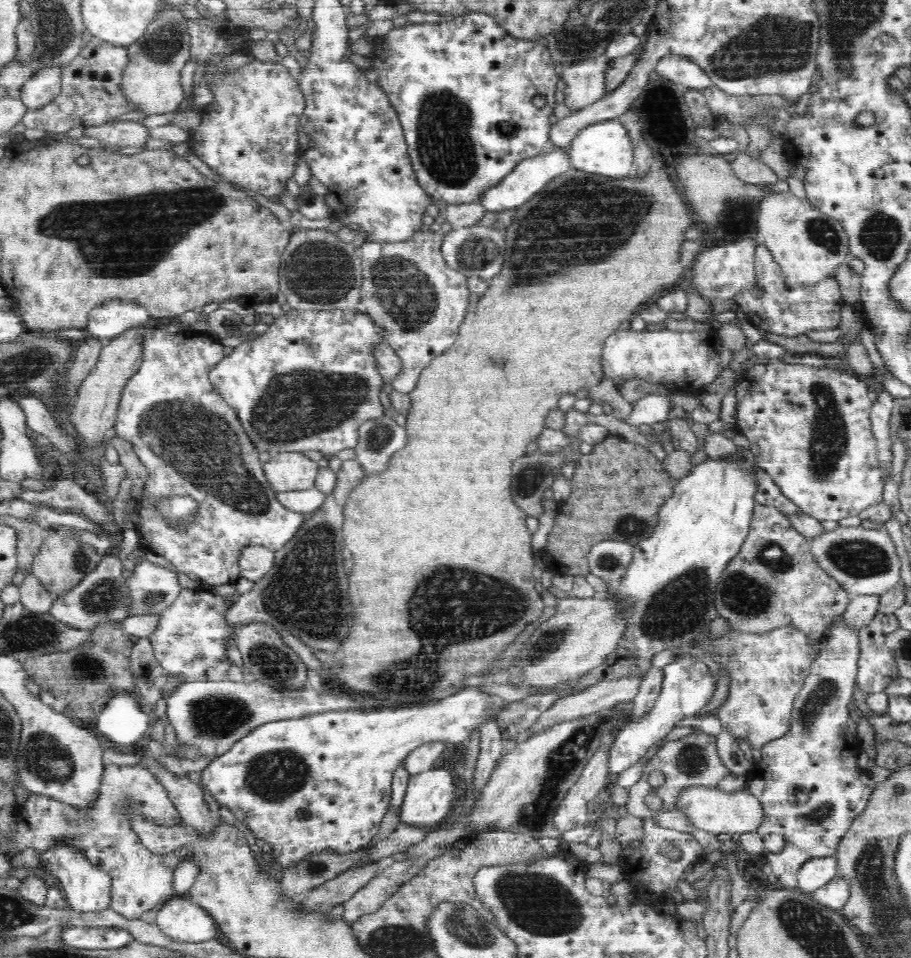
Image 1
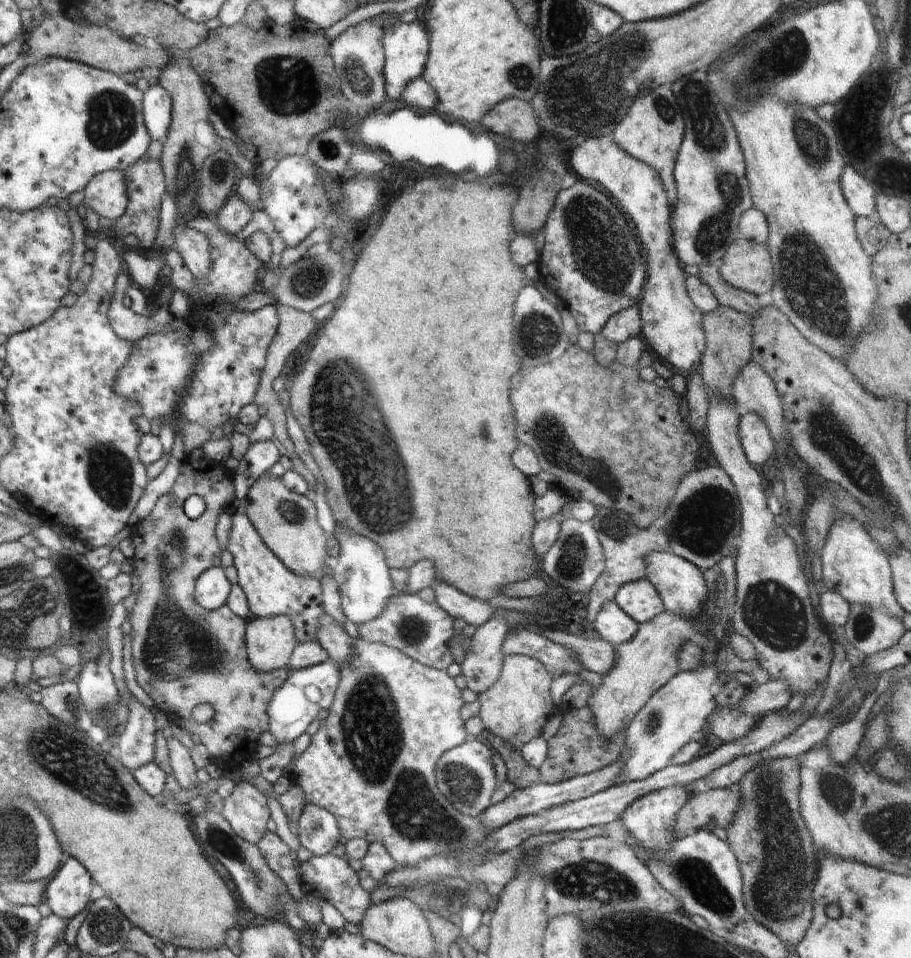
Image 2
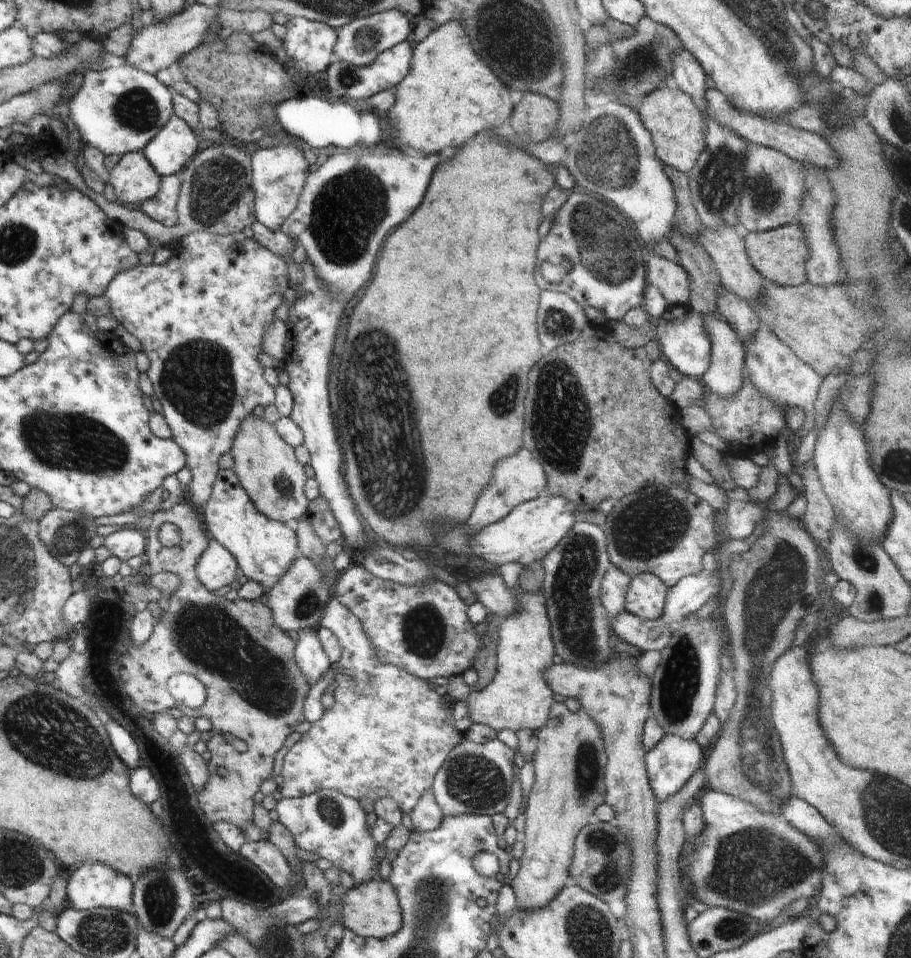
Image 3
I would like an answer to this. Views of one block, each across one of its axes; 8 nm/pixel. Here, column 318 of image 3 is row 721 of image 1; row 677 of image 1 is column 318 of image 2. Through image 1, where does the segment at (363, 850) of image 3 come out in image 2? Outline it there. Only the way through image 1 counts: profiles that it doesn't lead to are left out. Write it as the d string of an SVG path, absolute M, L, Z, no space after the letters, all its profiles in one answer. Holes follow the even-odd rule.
M306 803L298 822L298 840L314 856L323 856L339 843L337 819L324 808Z

